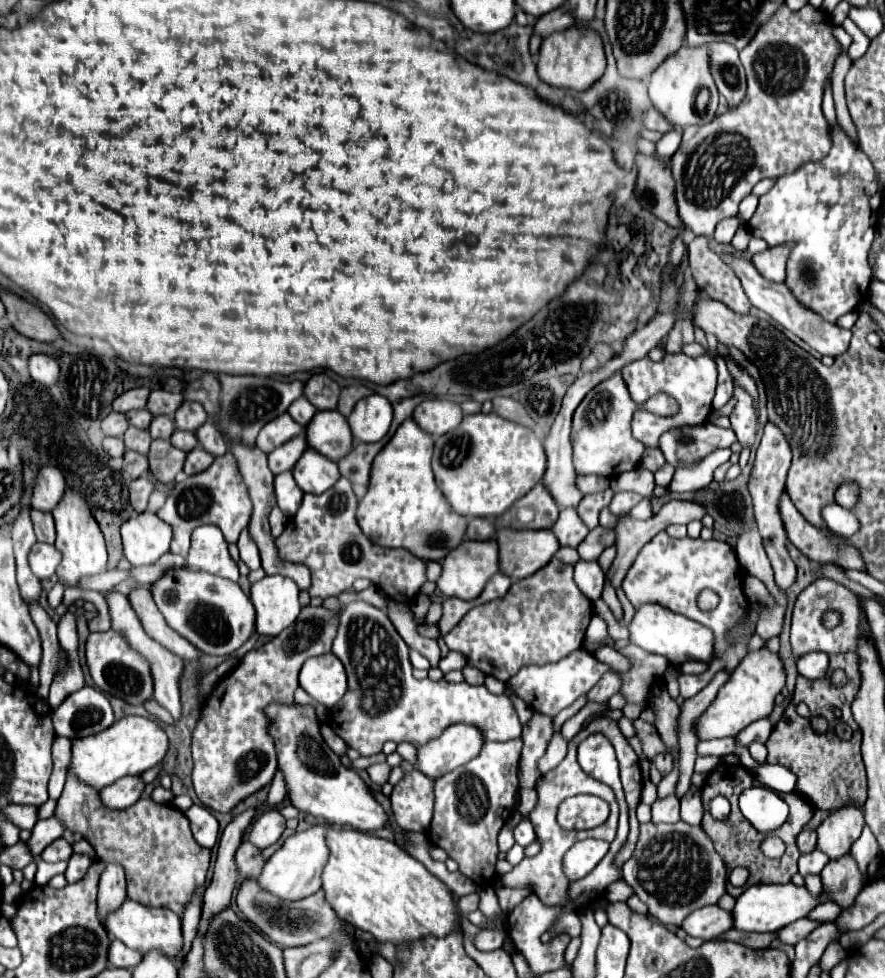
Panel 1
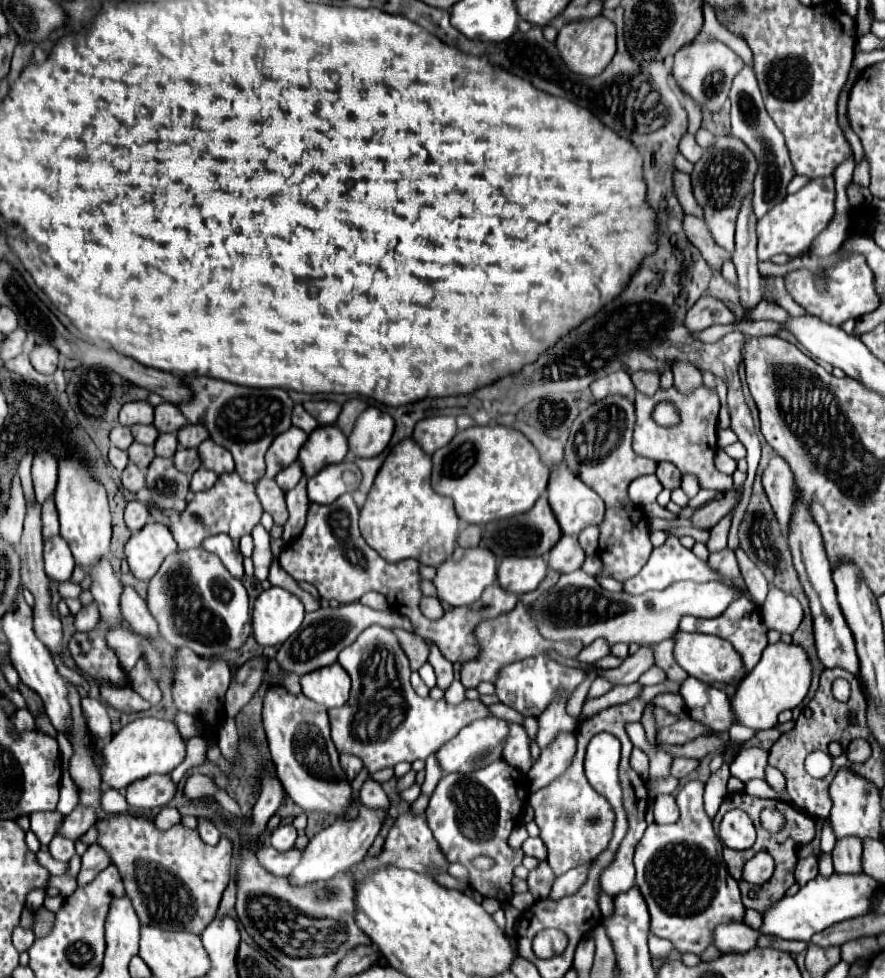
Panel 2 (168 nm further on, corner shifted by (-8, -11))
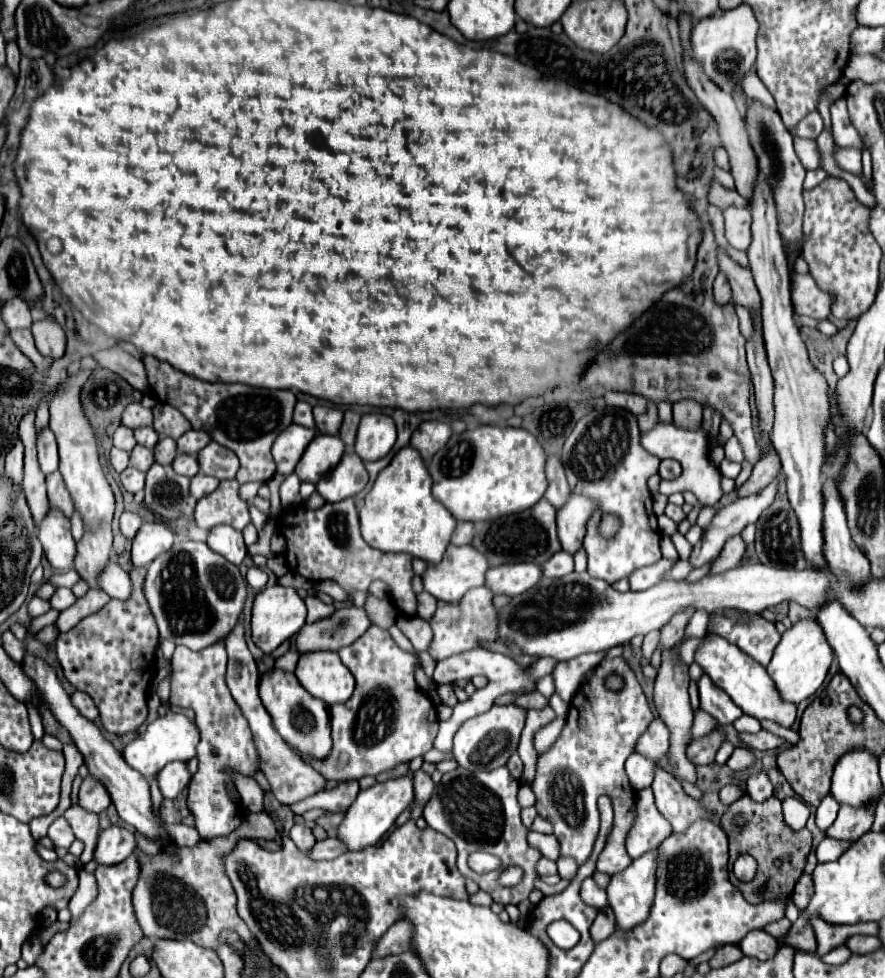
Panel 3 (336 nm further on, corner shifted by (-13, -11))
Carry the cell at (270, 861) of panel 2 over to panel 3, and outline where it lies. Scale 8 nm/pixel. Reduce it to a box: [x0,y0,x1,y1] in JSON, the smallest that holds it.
[308,837,344,861]

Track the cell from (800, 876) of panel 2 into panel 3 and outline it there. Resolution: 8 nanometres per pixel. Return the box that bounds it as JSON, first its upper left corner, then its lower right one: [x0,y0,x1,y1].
[792,875,814,911]

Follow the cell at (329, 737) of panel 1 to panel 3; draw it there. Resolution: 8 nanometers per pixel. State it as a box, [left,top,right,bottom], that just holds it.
[292,781,360,815]

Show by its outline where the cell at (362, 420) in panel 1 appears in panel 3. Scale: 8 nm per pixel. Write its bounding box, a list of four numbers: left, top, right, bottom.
[356,413,396,461]

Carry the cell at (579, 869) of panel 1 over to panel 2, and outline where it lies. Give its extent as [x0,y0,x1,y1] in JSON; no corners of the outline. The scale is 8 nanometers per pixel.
[549,863,591,901]

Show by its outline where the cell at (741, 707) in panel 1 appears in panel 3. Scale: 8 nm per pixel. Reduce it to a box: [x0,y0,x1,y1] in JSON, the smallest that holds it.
[766,617,834,703]

